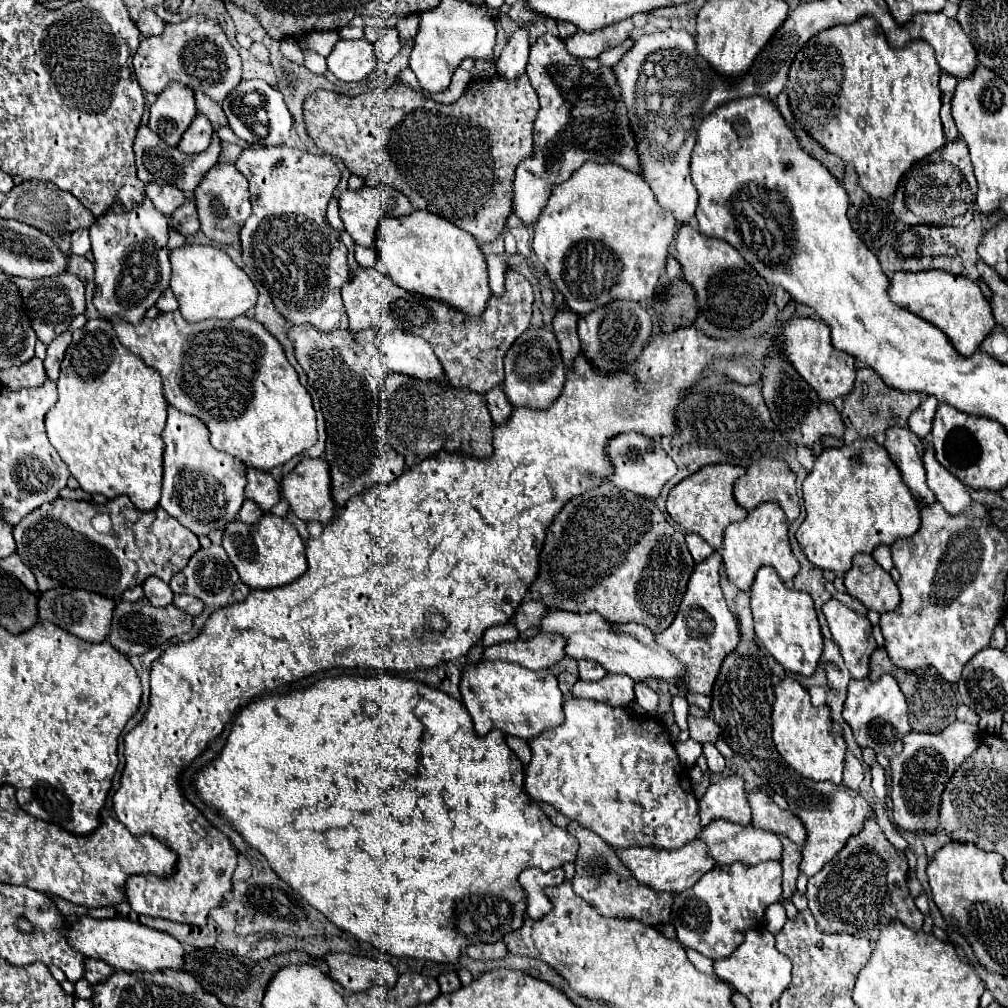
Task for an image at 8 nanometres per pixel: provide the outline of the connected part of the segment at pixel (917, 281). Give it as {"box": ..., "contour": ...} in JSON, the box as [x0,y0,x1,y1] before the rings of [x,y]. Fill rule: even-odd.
{"box":[888,271,996,357],"contour":[[[898,271],[892,275],[888,285],[888,295],[892,303],[904,307],[906,311],[918,315],[920,319],[932,323],[940,331],[946,333],[954,349],[968,357],[972,355],[980,343],[986,339],[986,335],[994,329],[996,321],[992,315],[990,303],[984,299],[980,287],[964,277],[964,275],[952,275],[946,271],[920,271],[920,273],[904,273]]]}

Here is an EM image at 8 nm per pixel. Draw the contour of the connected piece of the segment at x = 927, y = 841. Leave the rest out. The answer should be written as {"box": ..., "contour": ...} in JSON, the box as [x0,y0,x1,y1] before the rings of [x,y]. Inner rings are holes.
{"box":[918,831,952,857],"contour":[[[940,831],[940,833],[920,833],[918,837],[924,843],[924,849],[926,849],[928,857],[932,857],[942,845],[946,845],[946,843],[952,841],[952,837],[948,837],[946,831]]]}

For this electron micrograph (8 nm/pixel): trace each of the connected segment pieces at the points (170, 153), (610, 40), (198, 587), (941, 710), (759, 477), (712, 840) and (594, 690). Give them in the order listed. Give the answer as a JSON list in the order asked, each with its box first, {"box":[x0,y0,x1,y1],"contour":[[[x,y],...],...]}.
[{"box":[134,125,222,195],"contour":[[[142,125],[142,127],[138,129],[136,141],[134,141],[138,179],[142,179],[144,183],[172,185],[172,187],[182,189],[186,195],[192,195],[194,189],[196,189],[196,185],[202,181],[202,177],[204,177],[204,175],[214,167],[214,163],[218,163],[220,147],[222,147],[222,141],[220,141],[218,133],[214,131],[214,135],[212,135],[212,143],[208,145],[208,149],[206,149],[204,153],[186,155],[186,153],[180,153],[178,149],[166,145],[164,141],[160,141],[160,137],[156,137],[156,133],[152,133],[146,125]]]},{"box":[566,19,634,57],"contour":[[[632,19],[620,21],[620,25],[608,25],[604,29],[598,29],[594,33],[578,31],[576,35],[566,39],[566,49],[574,57],[598,57],[602,51],[610,49],[612,45],[620,45],[624,39],[630,37],[634,29]]]},{"box":[170,545,238,611],"contour":[[[210,545],[208,549],[198,549],[190,563],[186,565],[186,569],[182,569],[180,573],[176,573],[170,581],[170,589],[174,593],[186,593],[186,595],[194,595],[198,597],[206,609],[214,611],[218,607],[230,605],[232,603],[232,587],[238,583],[238,573],[232,565],[232,561],[228,559],[226,551],[220,545]]]},{"box":[868,647,958,733],"contour":[[[882,647],[882,649],[876,649],[870,657],[870,675],[868,677],[872,681],[876,681],[884,673],[890,673],[898,681],[902,693],[906,695],[906,703],[908,703],[908,711],[910,711],[910,727],[914,731],[934,733],[934,731],[948,727],[952,721],[956,721],[956,707],[958,707],[956,695],[954,695],[950,683],[944,681],[940,677],[940,673],[936,673],[936,669],[924,667],[924,669],[916,669],[916,671],[900,671],[900,669],[896,669],[896,665],[892,665],[886,649]]]},{"box":[734,459,800,521],"contour":[[[760,459],[756,463],[752,463],[746,471],[746,475],[738,477],[734,481],[734,497],[736,501],[752,511],[758,503],[764,503],[764,501],[778,501],[780,507],[784,509],[788,521],[794,521],[800,513],[800,507],[798,507],[798,495],[796,495],[796,487],[794,487],[794,481],[796,481],[796,473],[790,469],[790,465],[782,459]]]},{"box":[698,821,782,865],"contour":[[[712,821],[708,827],[704,827],[698,835],[708,845],[710,857],[716,859],[718,865],[728,865],[728,863],[746,863],[746,865],[756,865],[762,861],[782,861],[782,841],[778,839],[776,833],[764,831],[752,825],[736,825],[728,821]]]},{"box":[572,673,634,707],"contour":[[[608,673],[600,681],[578,681],[572,687],[572,693],[580,699],[594,699],[608,703],[612,707],[628,707],[634,701],[634,691],[632,691],[632,679],[624,675],[614,675]]]}]

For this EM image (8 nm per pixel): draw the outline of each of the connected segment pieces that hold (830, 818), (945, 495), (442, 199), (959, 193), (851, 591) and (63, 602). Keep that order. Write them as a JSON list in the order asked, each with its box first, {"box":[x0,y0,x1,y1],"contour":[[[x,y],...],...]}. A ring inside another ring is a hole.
[{"box":[712,591,874,877],"contour":[[[738,591],[736,607],[742,623],[742,637],[738,649],[724,659],[720,675],[714,683],[714,691],[712,691],[714,721],[722,729],[722,739],[736,753],[740,753],[758,775],[762,771],[770,787],[782,797],[786,797],[790,809],[802,819],[804,827],[808,829],[808,839],[802,851],[800,873],[812,877],[822,869],[824,863],[828,863],[848,843],[852,835],[860,833],[866,819],[874,819],[874,809],[862,797],[860,791],[852,791],[842,783],[834,785],[830,781],[816,783],[812,779],[804,779],[792,767],[788,767],[786,761],[780,757],[780,753],[772,743],[772,723],[770,723],[770,713],[774,703],[772,671],[764,661],[764,657],[760,655],[758,647],[752,643],[754,627],[750,613],[750,595],[746,591]]]},{"box":[924,445,972,513],"contour":[[[924,445],[924,469],[926,469],[926,483],[936,495],[936,501],[944,505],[948,513],[962,513],[972,505],[972,497],[968,495],[964,483],[960,483],[948,469],[944,469],[936,457],[932,445]]]},{"box":[304,73,538,243],"contour":[[[526,73],[514,81],[502,77],[472,81],[460,99],[450,105],[434,103],[404,83],[358,97],[318,89],[304,101],[308,133],[324,153],[340,157],[350,173],[370,181],[370,185],[394,187],[410,199],[414,209],[438,213],[470,233],[478,243],[490,243],[500,237],[506,225],[506,215],[512,213],[514,169],[524,157],[532,155],[532,123],[536,113],[538,95]],[[408,129],[412,129],[412,137],[388,137]]]},{"box":[892,139,976,227],"contour":[[[962,139],[948,141],[928,157],[916,161],[900,179],[892,197],[892,211],[898,219],[912,225],[954,225],[964,227],[972,221],[976,203],[976,179],[968,147]]]},{"box":[844,553,900,613],"contour":[[[858,553],[852,559],[852,569],[844,573],[844,587],[848,595],[878,613],[892,611],[900,605],[900,591],[890,573],[886,573],[868,553]]]},{"box":[38,587,114,643],"contour":[[[56,587],[46,593],[38,595],[38,619],[48,619],[60,629],[66,629],[68,633],[90,641],[90,643],[100,643],[106,639],[110,631],[110,621],[112,621],[112,611],[114,611],[114,601],[108,597],[100,597],[98,593],[82,591],[82,589],[70,589],[70,587]]]}]

